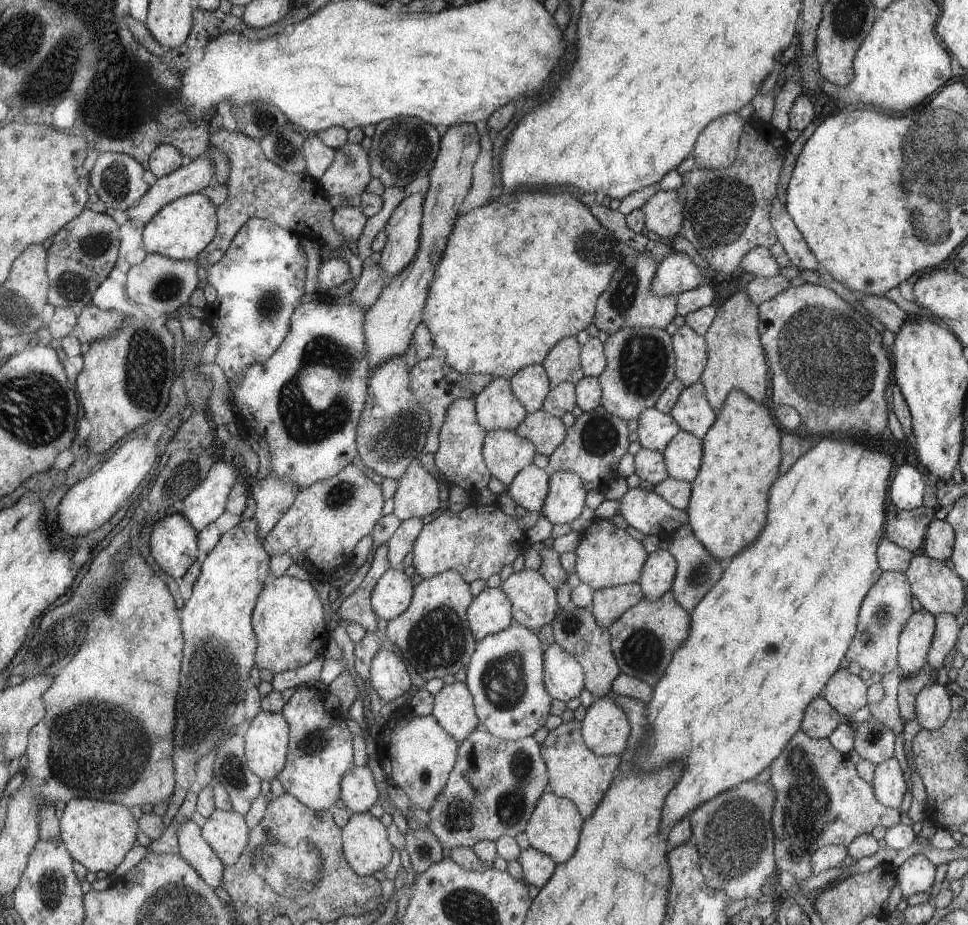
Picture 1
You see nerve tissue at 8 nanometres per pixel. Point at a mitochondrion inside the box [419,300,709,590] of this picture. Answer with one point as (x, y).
(643, 362)

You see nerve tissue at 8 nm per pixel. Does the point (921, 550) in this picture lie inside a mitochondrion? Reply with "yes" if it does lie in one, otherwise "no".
no

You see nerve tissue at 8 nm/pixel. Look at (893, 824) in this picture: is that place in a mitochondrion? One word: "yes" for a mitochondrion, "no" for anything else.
no

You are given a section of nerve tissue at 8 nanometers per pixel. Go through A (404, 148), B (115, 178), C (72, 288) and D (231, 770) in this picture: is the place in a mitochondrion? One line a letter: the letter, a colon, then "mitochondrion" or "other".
A: mitochondrion
B: mitochondrion
C: mitochondrion
D: mitochondrion

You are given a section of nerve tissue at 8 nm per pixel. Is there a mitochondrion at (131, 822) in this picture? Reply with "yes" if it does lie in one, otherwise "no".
no

